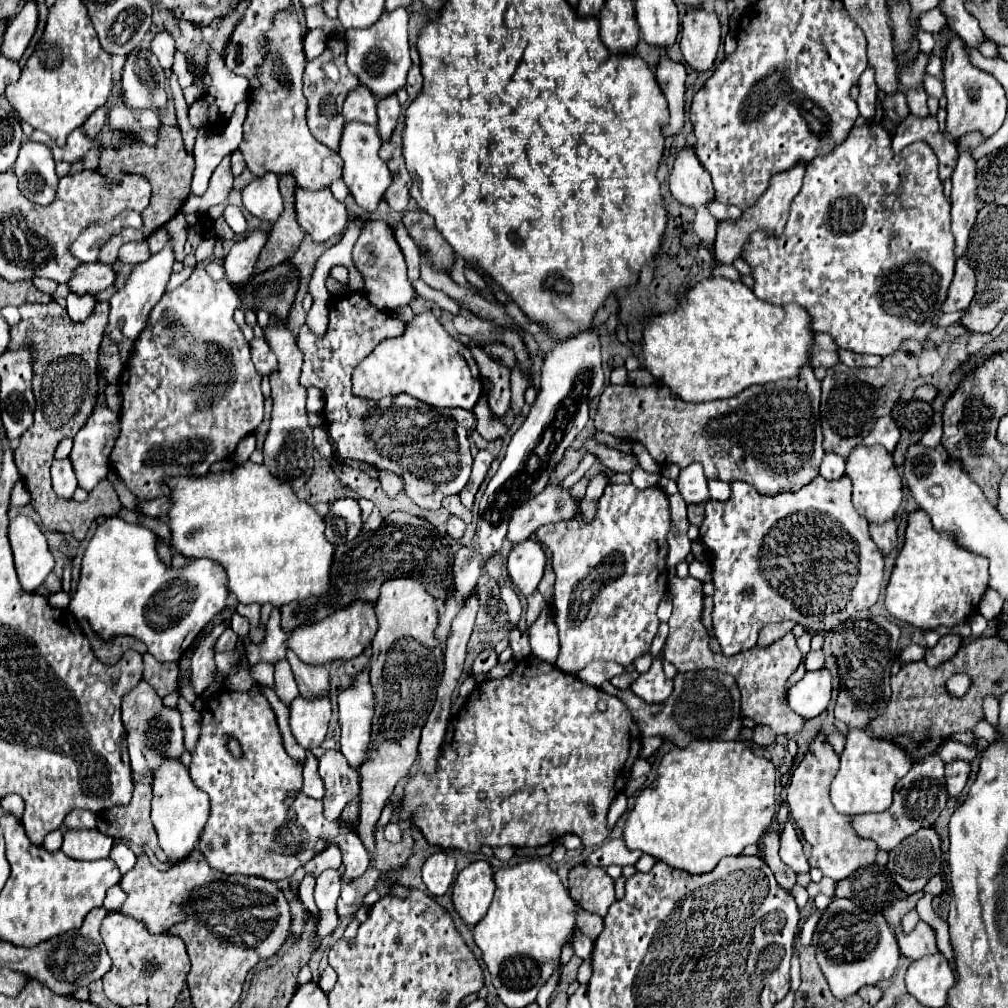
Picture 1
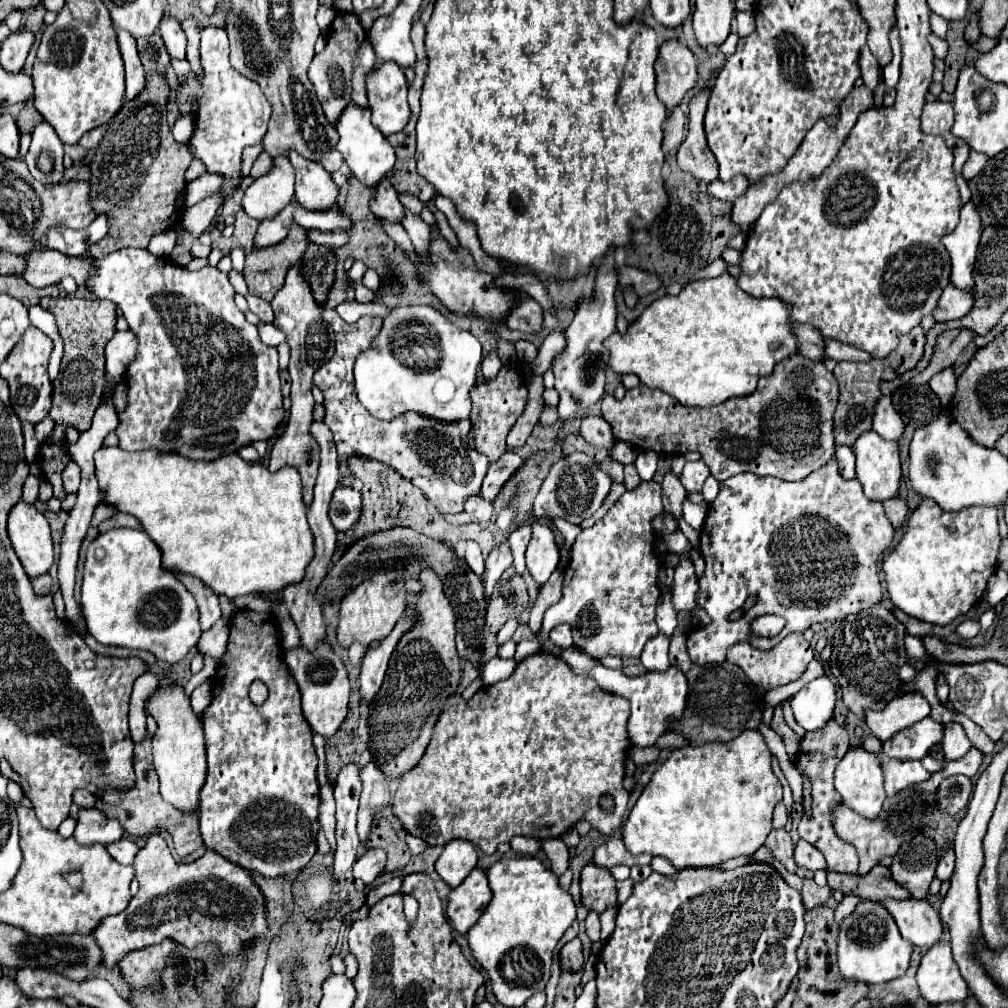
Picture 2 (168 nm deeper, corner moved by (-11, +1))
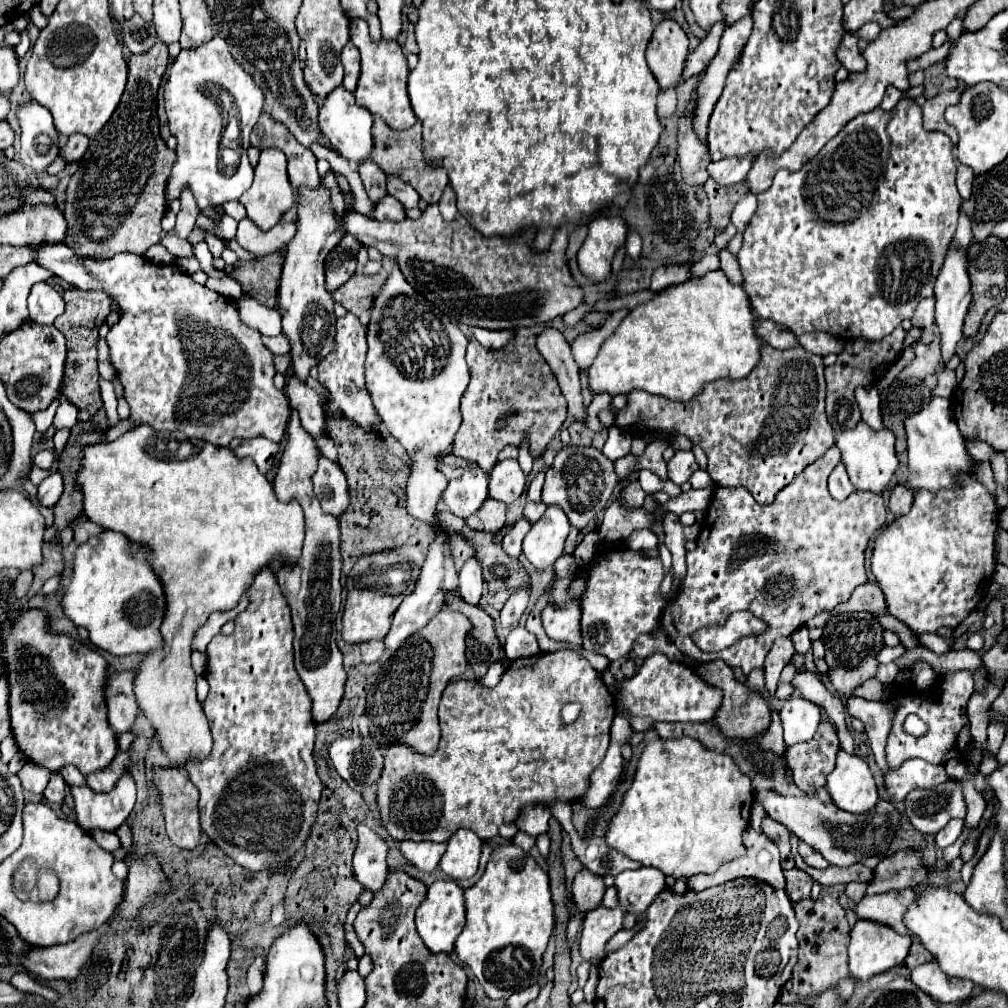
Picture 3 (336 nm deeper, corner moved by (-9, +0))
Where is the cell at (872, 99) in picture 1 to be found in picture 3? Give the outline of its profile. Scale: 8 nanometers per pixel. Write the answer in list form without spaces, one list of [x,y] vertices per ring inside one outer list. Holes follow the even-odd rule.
[[[848,31],[842,39],[842,45],[838,47],[838,59],[840,63],[852,71],[852,73],[860,73],[860,71],[866,71],[866,59],[862,55],[862,51],[858,49],[858,35],[854,31]]]

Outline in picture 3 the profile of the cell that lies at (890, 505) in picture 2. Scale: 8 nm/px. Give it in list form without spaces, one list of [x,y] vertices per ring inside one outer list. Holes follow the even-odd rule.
[[[896,485],[890,493],[890,501],[888,501],[888,509],[898,517],[898,515],[904,515],[910,511],[912,507],[912,499],[914,499],[914,493],[906,487],[906,485]]]

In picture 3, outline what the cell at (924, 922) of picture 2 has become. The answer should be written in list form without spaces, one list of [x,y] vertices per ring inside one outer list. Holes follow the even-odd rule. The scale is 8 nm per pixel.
[[[912,889],[888,891],[888,893],[874,895],[874,897],[866,895],[860,901],[860,905],[856,907],[856,913],[862,919],[870,919],[870,921],[878,921],[878,923],[890,925],[900,935],[914,937],[912,931],[908,931],[904,927],[904,911],[908,911],[908,907],[916,901],[916,895],[918,893],[912,891]]]

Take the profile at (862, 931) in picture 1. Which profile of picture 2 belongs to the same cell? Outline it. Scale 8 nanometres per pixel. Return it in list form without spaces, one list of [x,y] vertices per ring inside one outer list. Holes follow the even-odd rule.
[[[864,900],[856,910],[842,920],[842,934],[838,936],[838,964],[844,978],[854,978],[866,984],[882,984],[900,978],[910,962],[912,944],[898,934],[894,918],[878,902]]]

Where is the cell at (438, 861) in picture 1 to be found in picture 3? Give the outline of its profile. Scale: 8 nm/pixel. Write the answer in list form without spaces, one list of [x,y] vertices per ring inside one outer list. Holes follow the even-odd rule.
[[[460,829],[448,839],[446,853],[442,855],[440,869],[454,881],[470,879],[478,871],[482,841],[468,829]]]

